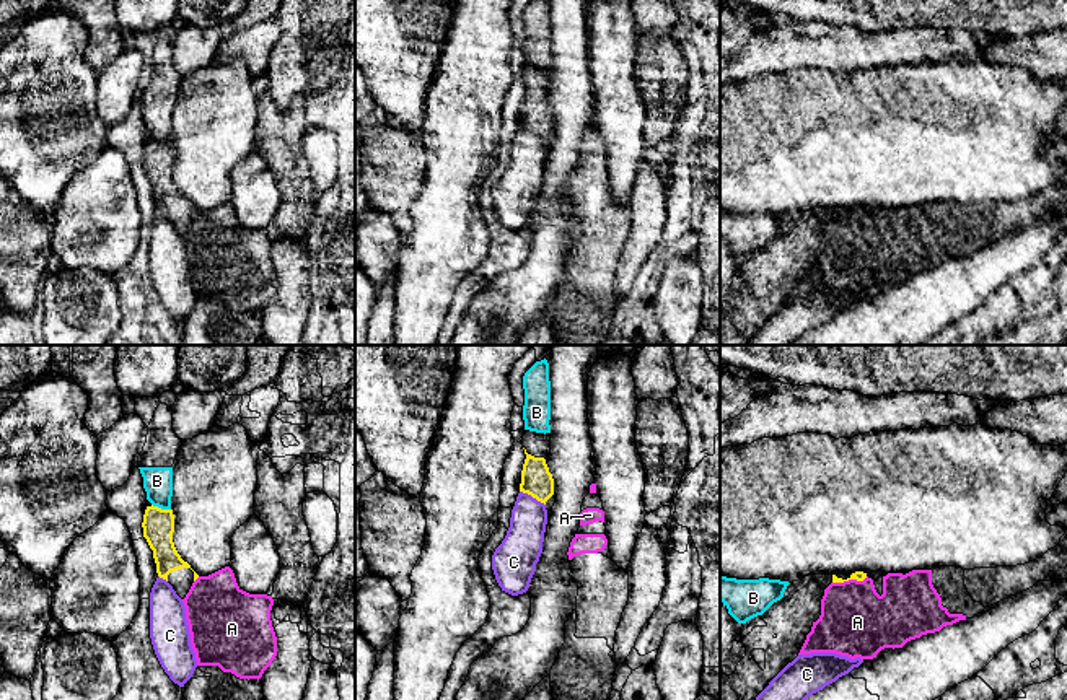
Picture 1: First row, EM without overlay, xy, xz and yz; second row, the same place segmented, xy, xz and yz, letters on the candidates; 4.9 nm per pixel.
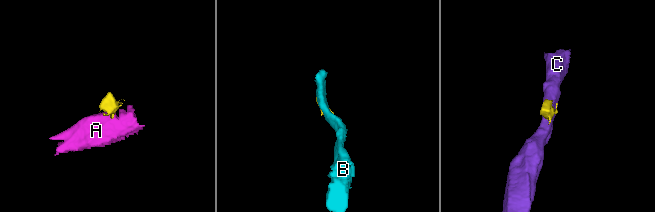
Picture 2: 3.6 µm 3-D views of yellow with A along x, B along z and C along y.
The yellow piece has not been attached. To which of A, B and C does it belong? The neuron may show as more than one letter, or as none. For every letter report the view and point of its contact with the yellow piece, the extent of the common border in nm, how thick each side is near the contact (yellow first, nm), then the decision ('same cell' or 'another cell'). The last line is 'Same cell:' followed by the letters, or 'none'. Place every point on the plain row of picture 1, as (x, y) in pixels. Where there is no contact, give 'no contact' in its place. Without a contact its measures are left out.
A: yz (849, 214) | 180 nm | 50/360 nm | another cell
B: xy (160, 144) | 100 nm | 160/140 nm | another cell
C: xz (533, 132) | 150 nm | 160/190 nm | another cell
Same cell: none

